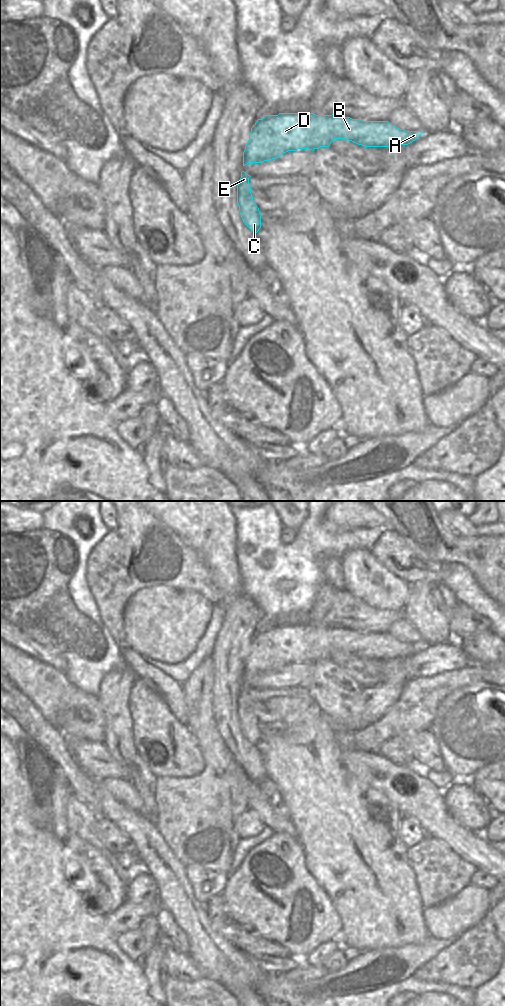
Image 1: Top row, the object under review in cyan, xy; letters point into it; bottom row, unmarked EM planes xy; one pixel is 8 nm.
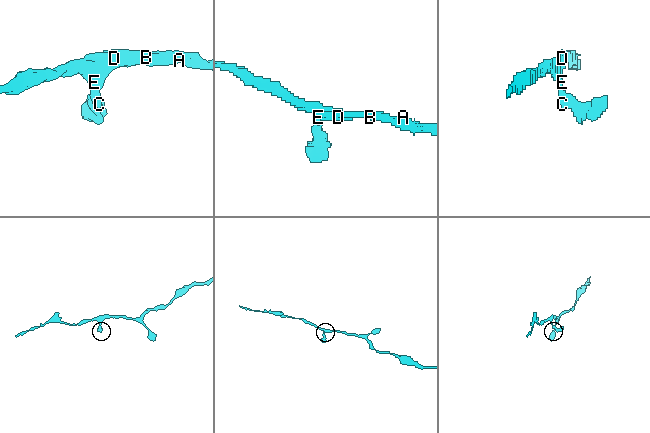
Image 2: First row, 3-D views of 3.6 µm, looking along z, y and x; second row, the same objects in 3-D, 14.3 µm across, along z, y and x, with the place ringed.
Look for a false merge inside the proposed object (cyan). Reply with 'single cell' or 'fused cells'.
single cell

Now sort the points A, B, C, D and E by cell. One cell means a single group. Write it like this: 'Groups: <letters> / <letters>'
Groups: A B C D E

